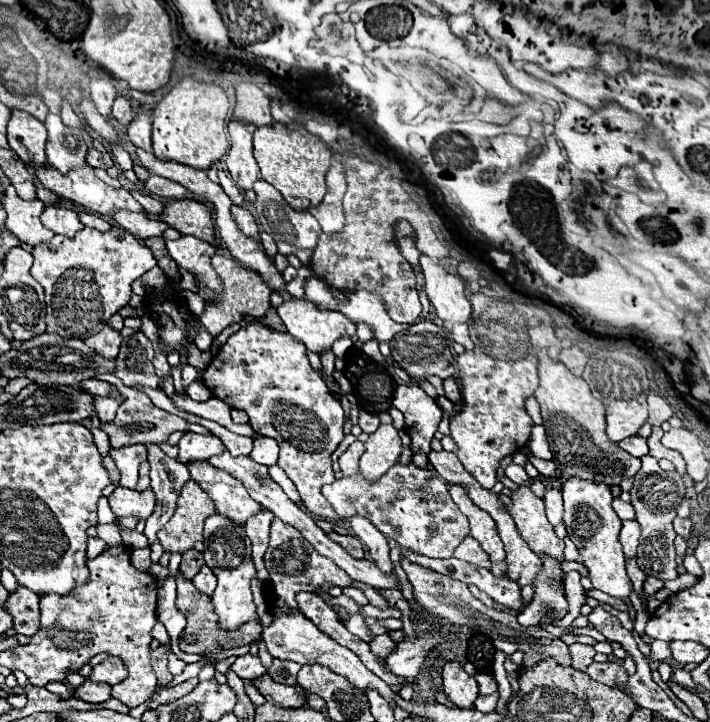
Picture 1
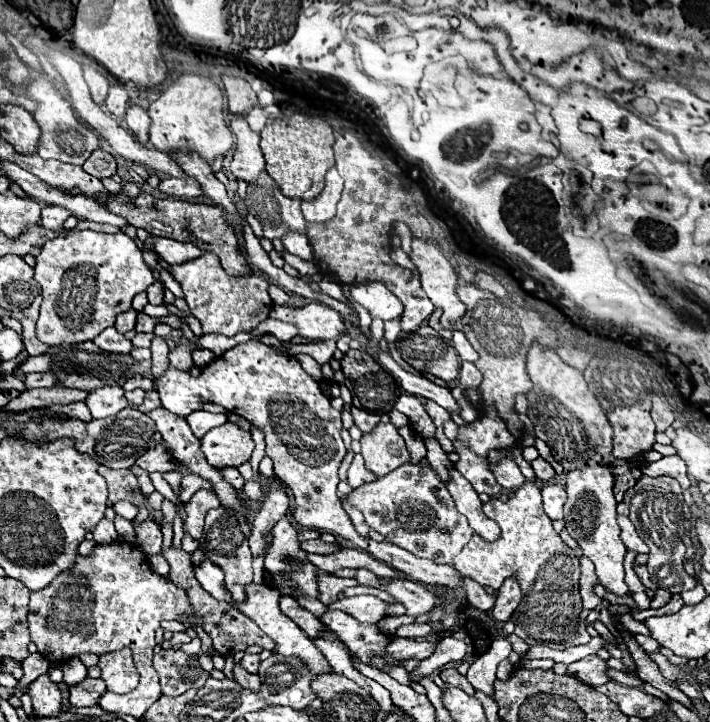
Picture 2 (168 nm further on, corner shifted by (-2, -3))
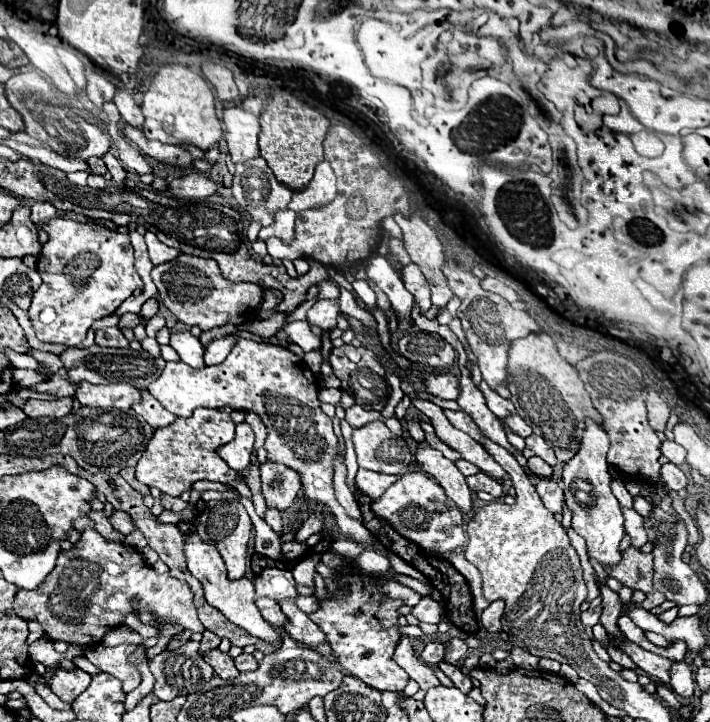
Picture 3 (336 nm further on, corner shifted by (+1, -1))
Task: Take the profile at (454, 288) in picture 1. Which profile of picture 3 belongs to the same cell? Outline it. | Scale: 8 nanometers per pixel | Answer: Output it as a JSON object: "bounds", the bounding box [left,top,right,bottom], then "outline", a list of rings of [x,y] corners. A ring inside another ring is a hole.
{"bounds":[394,214,454,308],"outline":[[[396,214],[394,220],[402,228],[406,252],[410,254],[412,262],[422,270],[422,274],[430,284],[432,304],[438,308],[446,306],[454,294],[446,284],[446,276],[442,274],[442,266],[446,264],[446,258],[436,232],[418,214],[412,214],[410,218]]]}

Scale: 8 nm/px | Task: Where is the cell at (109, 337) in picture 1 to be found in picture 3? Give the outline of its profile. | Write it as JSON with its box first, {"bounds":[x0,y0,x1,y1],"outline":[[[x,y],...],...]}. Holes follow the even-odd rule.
{"bounds":[96,328,130,348],"outline":[[[118,328],[96,330],[96,344],[98,346],[110,346],[110,348],[128,348],[130,346]]]}

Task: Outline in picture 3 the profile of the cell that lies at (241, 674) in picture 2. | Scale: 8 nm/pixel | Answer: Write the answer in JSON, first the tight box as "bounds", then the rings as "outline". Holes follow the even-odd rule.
{"bounds":[204,650,238,680],"outline":[[[220,650],[206,652],[206,654],[204,654],[204,660],[206,660],[206,662],[214,668],[214,672],[216,672],[220,678],[224,678],[224,680],[234,680],[234,678],[238,676],[238,670],[236,670],[236,666],[234,666],[234,660],[232,660],[228,654],[220,652]]]}

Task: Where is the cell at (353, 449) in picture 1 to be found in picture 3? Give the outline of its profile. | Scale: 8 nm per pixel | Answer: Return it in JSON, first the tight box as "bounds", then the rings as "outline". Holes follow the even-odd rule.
{"bounds":[356,468,396,498],"outline":[[[360,468],[356,474],[356,488],[370,496],[370,498],[378,498],[378,494],[384,494],[384,490],[396,480],[396,476],[388,476],[388,474],[380,474],[380,472],[370,472]]]}

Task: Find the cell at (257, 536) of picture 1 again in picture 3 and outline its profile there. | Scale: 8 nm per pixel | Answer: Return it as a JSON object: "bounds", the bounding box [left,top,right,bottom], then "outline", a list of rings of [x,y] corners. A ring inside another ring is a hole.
{"bounds":[260,462,300,510],"outline":[[[266,462],[260,466],[260,478],[262,478],[262,496],[268,508],[286,510],[300,492],[300,478],[288,466]]]}

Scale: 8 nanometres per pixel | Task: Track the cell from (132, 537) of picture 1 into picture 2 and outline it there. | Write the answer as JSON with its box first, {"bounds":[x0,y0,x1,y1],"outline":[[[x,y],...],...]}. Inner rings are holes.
{"bounds":[113,516,137,544],"outline":[[[115,516],[113,522],[115,522],[115,530],[117,530],[127,542],[137,544],[137,536],[135,536],[135,530],[133,530],[133,522],[129,522],[129,520],[121,518],[121,516]]]}

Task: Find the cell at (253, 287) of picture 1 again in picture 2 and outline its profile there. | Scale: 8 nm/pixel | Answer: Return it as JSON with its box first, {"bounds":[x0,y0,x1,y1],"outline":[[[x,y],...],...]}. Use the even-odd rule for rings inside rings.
{"bounds":[169,252,273,336],"outline":[[[203,252],[199,258],[171,266],[169,274],[181,284],[185,292],[185,302],[189,304],[189,312],[201,322],[203,334],[223,334],[235,336],[237,332],[249,332],[259,322],[267,320],[269,310],[273,306],[267,286],[269,282],[259,274],[249,274],[243,278],[233,278],[225,274],[219,264],[219,258],[211,252]]]}

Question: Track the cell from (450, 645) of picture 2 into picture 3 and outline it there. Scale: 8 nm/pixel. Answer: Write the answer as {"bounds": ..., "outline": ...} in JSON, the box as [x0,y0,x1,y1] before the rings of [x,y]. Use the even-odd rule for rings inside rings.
{"bounds":[444,638,468,664],"outline":[[[452,638],[446,646],[446,654],[444,654],[444,662],[450,662],[450,664],[458,664],[468,652],[468,646],[464,640],[460,638]]]}

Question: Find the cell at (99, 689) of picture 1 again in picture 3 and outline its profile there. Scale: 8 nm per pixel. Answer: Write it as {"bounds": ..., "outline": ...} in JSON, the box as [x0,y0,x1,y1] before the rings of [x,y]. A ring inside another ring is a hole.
{"bounds":[50,668,92,704],"outline":[[[58,668],[50,678],[50,688],[58,698],[72,704],[76,700],[76,696],[86,690],[90,680],[92,680],[92,676],[82,672],[82,670],[62,670],[62,668]]]}

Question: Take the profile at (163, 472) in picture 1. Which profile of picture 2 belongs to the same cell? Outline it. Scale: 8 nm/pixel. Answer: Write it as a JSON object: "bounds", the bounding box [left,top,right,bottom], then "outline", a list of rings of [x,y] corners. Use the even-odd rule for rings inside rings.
{"bounds":[179,474,211,504],"outline":[[[185,474],[183,476],[183,480],[181,480],[181,494],[179,494],[179,500],[183,502],[183,504],[187,504],[187,500],[197,492],[197,490],[201,490],[201,488],[211,488],[211,482],[207,482],[207,480],[203,480],[201,476],[195,476],[195,474]]]}

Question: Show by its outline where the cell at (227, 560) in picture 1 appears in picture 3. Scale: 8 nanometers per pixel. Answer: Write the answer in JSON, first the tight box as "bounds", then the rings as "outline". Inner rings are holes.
{"bounds":[196,500,252,580],"outline":[[[216,500],[216,502],[208,502],[206,508],[202,510],[202,514],[196,520],[196,534],[206,544],[212,544],[220,552],[220,556],[224,558],[224,564],[226,564],[230,580],[244,578],[244,574],[246,574],[246,552],[248,552],[250,532],[252,532],[250,516],[246,514],[244,506],[238,500]]]}

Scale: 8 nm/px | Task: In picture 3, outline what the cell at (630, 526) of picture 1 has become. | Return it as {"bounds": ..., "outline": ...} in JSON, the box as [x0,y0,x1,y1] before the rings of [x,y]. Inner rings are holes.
{"bounds":[622,508,648,548],"outline":[[[622,508],[622,512],[624,512],[624,530],[632,538],[632,546],[642,548],[648,542],[642,526],[642,516],[634,508]]]}

